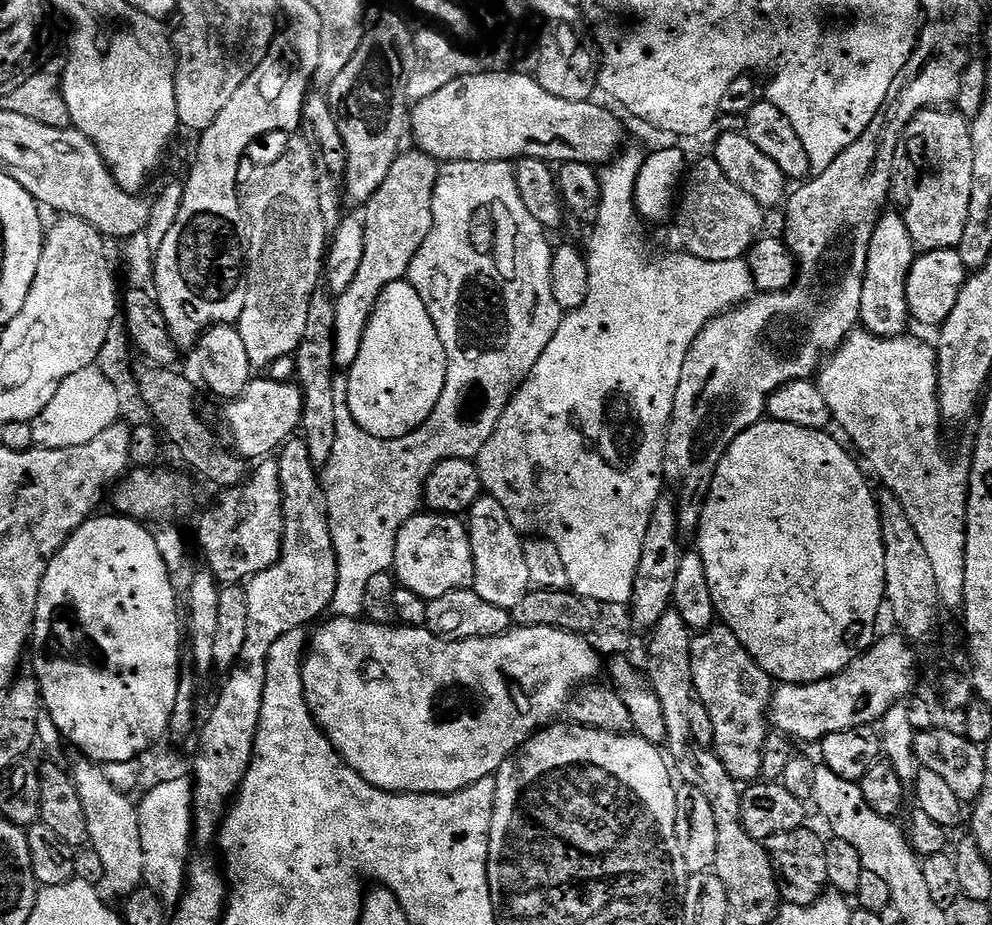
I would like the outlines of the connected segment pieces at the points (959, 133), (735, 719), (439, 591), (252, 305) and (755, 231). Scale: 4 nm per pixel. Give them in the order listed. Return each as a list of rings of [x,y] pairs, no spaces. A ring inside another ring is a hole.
[[[929,108],[919,112],[904,128],[892,163],[892,182],[895,191],[900,191],[899,207],[906,222],[906,230],[910,230],[910,238],[920,252],[959,249],[970,210],[970,190],[974,186],[972,130],[967,119],[964,121],[958,113],[948,111],[952,110]]]
[[[717,622],[703,632],[697,632],[692,637],[692,677],[696,687],[695,699],[701,700],[710,710],[710,722],[714,722],[714,742],[712,748],[716,757],[726,766],[726,770],[737,782],[756,782],[761,779],[762,746],[770,731],[770,705],[774,691],[774,681],[762,666],[738,642],[736,635],[724,625]]]
[[[439,514],[410,517],[396,539],[392,568],[399,587],[412,590],[426,601],[442,598],[455,588],[472,588],[476,583],[474,554],[465,521],[460,516]]]
[[[311,147],[292,148],[284,152],[260,177],[256,185],[247,193],[243,193],[240,205],[244,211],[244,226],[246,229],[246,279],[248,289],[246,290],[246,306],[242,306],[242,314],[238,321],[238,327],[242,334],[242,343],[246,346],[246,354],[250,354],[250,362],[253,369],[267,370],[271,364],[278,362],[278,358],[290,356],[295,353],[296,347],[302,342],[302,334],[306,334],[306,318],[310,314],[310,298],[318,291],[322,284],[322,277],[326,272],[326,253],[330,247],[330,230],[322,218],[322,206],[320,205],[320,194],[316,185],[316,159]]]
[[[715,158],[700,160],[691,165],[682,184],[682,199],[674,216],[674,225],[680,231],[683,251],[710,262],[743,260],[752,251],[752,245],[761,239],[765,209],[761,208],[746,190],[734,186]]]

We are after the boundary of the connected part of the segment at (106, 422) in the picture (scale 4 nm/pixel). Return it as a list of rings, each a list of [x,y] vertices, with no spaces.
[[[96,366],[86,370],[78,370],[78,374],[70,374],[58,386],[58,394],[38,414],[38,418],[31,421],[33,428],[33,445],[37,448],[69,448],[70,446],[82,446],[102,430],[106,430],[111,424],[121,419],[118,408],[118,397],[115,394],[114,386],[103,376]]]

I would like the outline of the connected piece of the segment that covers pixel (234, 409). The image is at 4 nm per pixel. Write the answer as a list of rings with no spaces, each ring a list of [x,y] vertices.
[[[252,379],[240,396],[227,401],[225,408],[228,409],[224,412],[228,432],[232,435],[231,447],[248,462],[259,462],[283,448],[299,429],[302,418],[304,394],[299,383],[263,379]]]

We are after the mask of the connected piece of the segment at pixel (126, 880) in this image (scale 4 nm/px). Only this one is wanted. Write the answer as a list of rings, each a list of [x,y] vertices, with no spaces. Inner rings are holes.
[[[87,758],[77,761],[76,765],[71,765],[70,775],[76,784],[78,798],[82,798],[82,810],[86,810],[88,844],[102,861],[106,888],[117,892],[117,897],[126,897],[144,884],[144,855],[137,805],[133,801],[131,804],[128,801],[131,799],[114,787],[110,778],[106,778],[103,767],[96,761]]]

